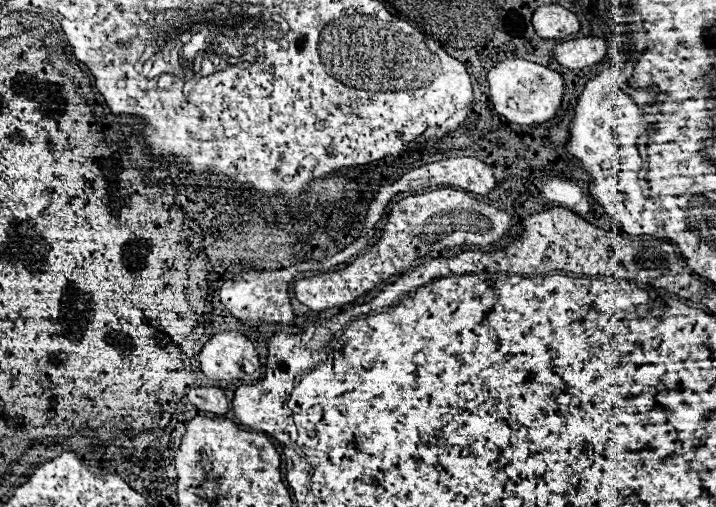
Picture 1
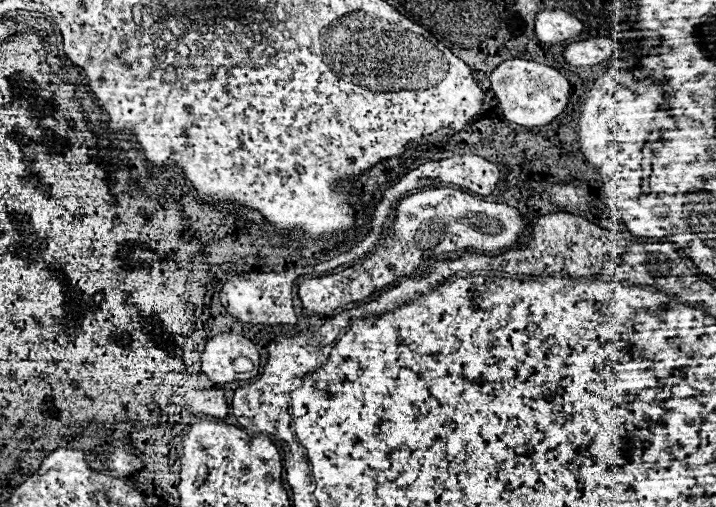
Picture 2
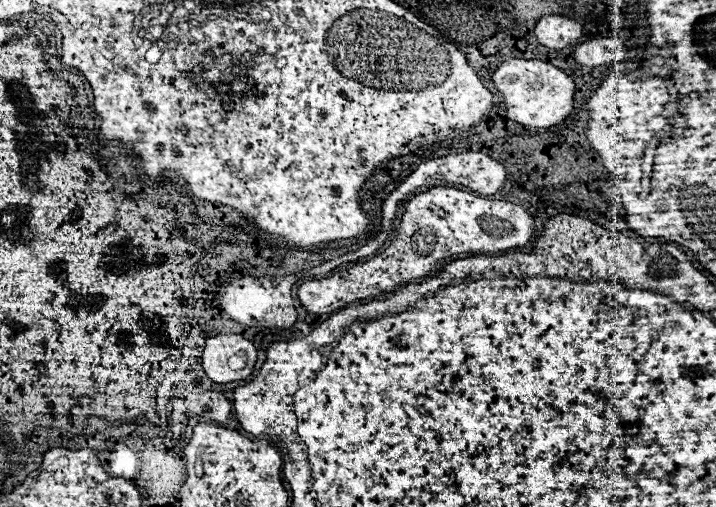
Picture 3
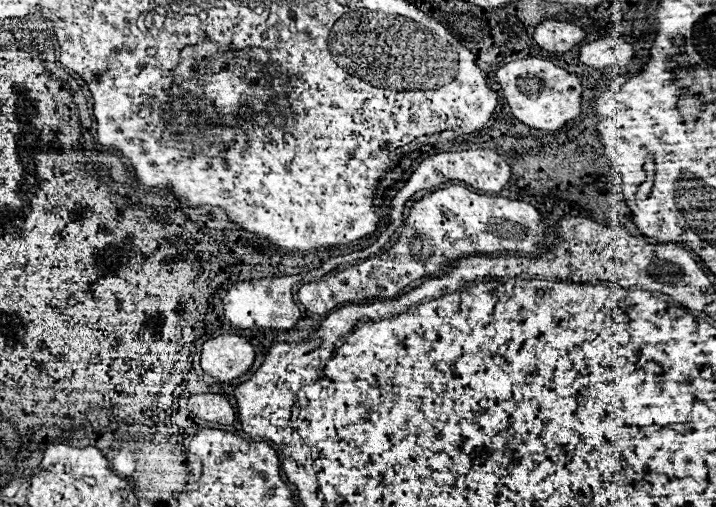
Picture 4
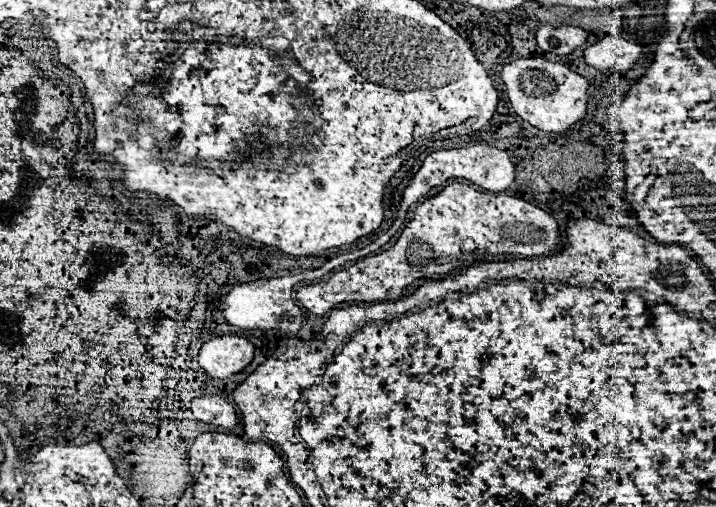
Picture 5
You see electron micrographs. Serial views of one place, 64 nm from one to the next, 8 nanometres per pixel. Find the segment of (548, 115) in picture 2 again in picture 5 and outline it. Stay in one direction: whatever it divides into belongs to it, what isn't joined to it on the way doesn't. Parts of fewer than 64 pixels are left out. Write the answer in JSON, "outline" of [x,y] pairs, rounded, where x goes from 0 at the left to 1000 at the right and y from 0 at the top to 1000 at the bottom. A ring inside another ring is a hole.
{"outline":[[[726,114],[707,126],[698,154],[707,166],[709,197],[721,225],[751,256],[788,260],[793,249],[818,229],[821,158],[779,122],[763,114]]]}

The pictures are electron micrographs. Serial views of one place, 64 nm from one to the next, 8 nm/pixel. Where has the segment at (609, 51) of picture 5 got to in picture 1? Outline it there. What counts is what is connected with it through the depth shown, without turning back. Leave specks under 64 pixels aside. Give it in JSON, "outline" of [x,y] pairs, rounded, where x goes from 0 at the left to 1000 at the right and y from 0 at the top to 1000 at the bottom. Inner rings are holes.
{"outline":[[[804,75],[779,87],[774,95],[774,118],[788,134],[804,138],[838,122],[846,99],[849,87],[841,75]]]}

